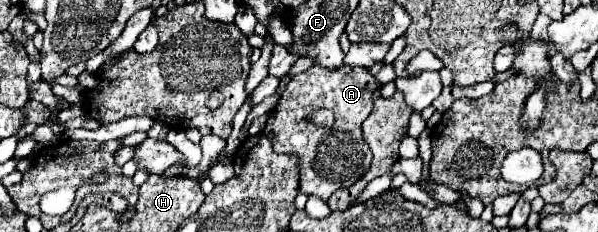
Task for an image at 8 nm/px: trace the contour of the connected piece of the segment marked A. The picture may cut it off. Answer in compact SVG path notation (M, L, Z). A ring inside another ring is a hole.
M315 65L309 71L303 71L303 73L297 73L291 77L287 89L283 91L279 105L269 115L263 135L267 135L271 139L271 147L275 153L295 155L301 161L299 163L299 177L301 177L299 189L305 195L317 195L323 201L327 201L337 189L351 187L355 181L359 181L367 173L367 169L371 165L371 149L367 147L367 143L363 139L361 125L369 117L369 113L373 109L373 101L379 97L379 91L381 91L381 83L377 83L375 75L371 75L365 67L343 65L341 69L329 71L325 67ZM317 109L331 109L335 113L333 127L317 127L315 123L309 123L309 117Z

